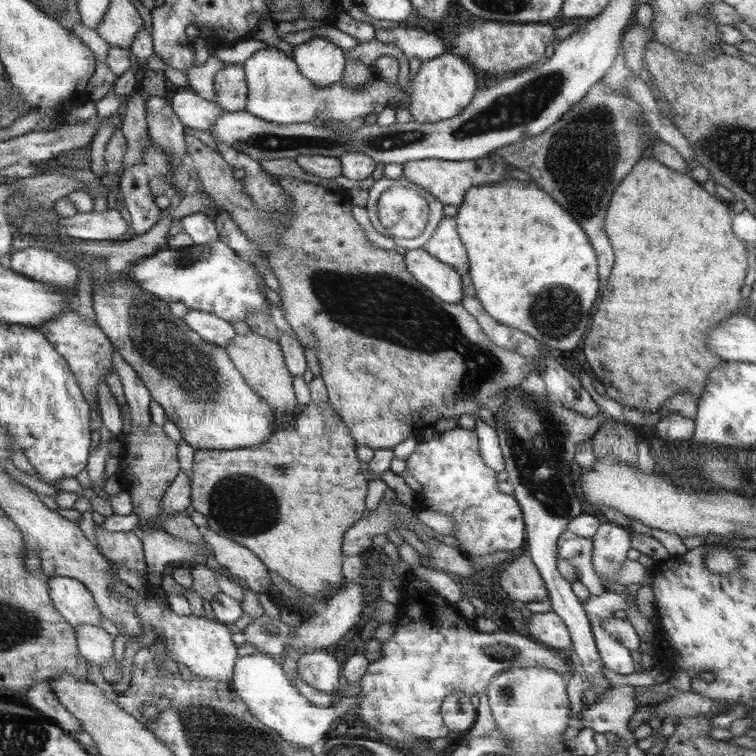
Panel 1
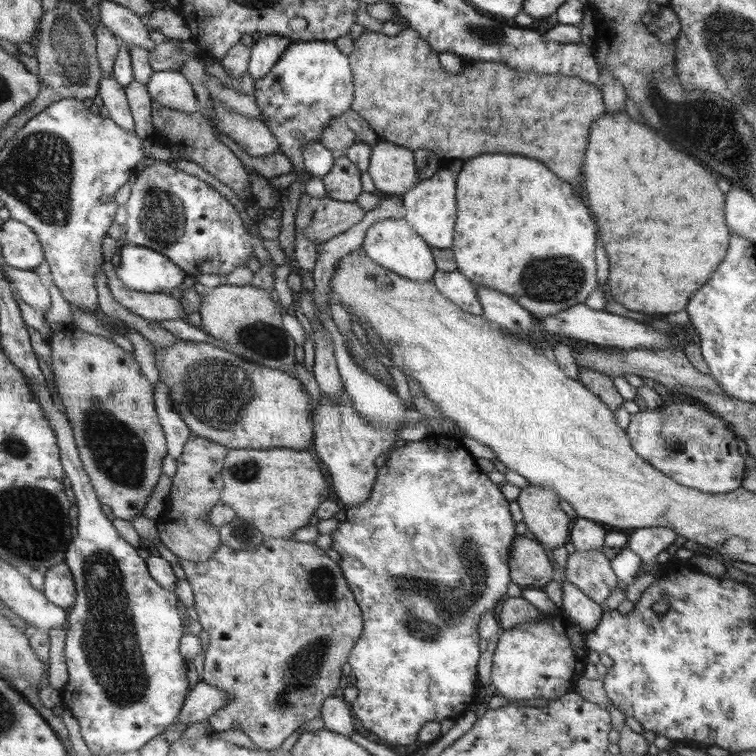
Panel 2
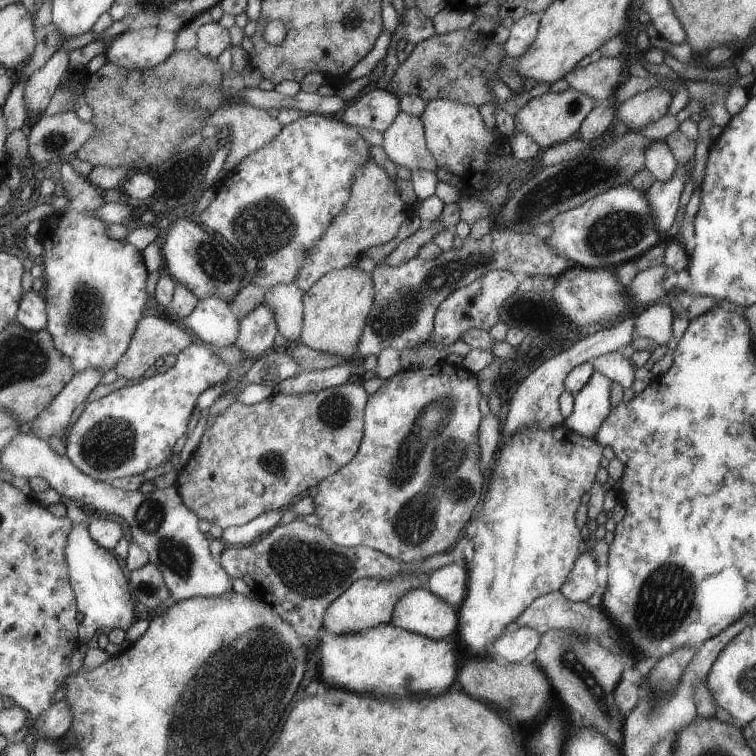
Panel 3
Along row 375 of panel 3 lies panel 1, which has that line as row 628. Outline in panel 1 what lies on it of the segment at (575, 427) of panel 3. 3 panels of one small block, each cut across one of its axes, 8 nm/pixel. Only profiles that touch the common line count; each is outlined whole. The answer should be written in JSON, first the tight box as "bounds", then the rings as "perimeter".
{"bounds":[590,616,636,675],"perimeter":[[[590,616],[590,622],[594,624],[594,639],[605,669],[618,672],[621,675],[633,674],[636,670],[636,664],[634,664],[631,652],[597,624],[593,616]]]}

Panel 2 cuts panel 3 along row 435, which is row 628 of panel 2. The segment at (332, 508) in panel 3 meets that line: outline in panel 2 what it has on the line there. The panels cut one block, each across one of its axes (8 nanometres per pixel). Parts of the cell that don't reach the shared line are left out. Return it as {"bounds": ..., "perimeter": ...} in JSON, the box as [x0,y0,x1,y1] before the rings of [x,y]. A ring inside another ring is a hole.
{"bounds":[328,435,516,746],"perimeter":[[[431,435],[430,440],[408,441],[399,448],[393,448],[386,457],[387,461],[384,466],[378,468],[370,498],[366,498],[366,502],[362,504],[346,505],[344,508],[345,520],[338,522],[338,528],[328,535],[332,537],[332,548],[341,555],[337,563],[344,571],[349,587],[357,597],[357,602],[361,603],[362,615],[365,615],[364,632],[357,645],[354,646],[349,660],[353,684],[357,689],[356,700],[350,704],[351,711],[356,714],[356,718],[360,718],[364,728],[380,736],[384,742],[408,746],[416,742],[426,722],[440,723],[444,719],[457,720],[458,716],[462,716],[464,710],[476,698],[476,686],[478,686],[476,664],[482,654],[478,646],[480,642],[478,622],[481,622],[484,613],[491,612],[500,600],[504,600],[502,596],[508,592],[512,574],[512,570],[508,570],[508,560],[513,550],[513,541],[516,540],[514,538],[516,522],[512,520],[512,514],[508,510],[508,500],[502,496],[500,488],[490,480],[490,477],[482,474],[476,460],[468,454],[460,438],[450,440],[450,436],[436,436],[436,450],[434,450],[434,440]],[[464,550],[466,550],[466,558],[464,558]],[[430,634],[434,634],[436,642],[434,640],[428,642]]]}

